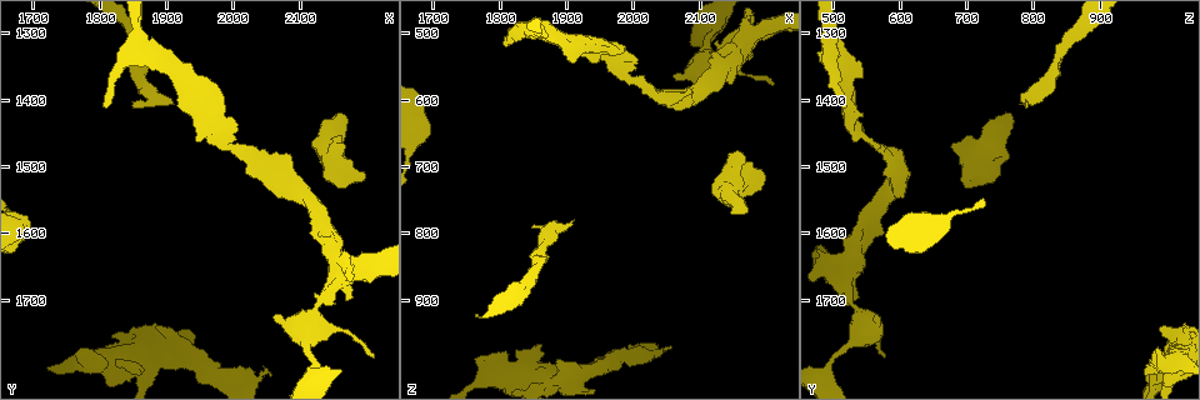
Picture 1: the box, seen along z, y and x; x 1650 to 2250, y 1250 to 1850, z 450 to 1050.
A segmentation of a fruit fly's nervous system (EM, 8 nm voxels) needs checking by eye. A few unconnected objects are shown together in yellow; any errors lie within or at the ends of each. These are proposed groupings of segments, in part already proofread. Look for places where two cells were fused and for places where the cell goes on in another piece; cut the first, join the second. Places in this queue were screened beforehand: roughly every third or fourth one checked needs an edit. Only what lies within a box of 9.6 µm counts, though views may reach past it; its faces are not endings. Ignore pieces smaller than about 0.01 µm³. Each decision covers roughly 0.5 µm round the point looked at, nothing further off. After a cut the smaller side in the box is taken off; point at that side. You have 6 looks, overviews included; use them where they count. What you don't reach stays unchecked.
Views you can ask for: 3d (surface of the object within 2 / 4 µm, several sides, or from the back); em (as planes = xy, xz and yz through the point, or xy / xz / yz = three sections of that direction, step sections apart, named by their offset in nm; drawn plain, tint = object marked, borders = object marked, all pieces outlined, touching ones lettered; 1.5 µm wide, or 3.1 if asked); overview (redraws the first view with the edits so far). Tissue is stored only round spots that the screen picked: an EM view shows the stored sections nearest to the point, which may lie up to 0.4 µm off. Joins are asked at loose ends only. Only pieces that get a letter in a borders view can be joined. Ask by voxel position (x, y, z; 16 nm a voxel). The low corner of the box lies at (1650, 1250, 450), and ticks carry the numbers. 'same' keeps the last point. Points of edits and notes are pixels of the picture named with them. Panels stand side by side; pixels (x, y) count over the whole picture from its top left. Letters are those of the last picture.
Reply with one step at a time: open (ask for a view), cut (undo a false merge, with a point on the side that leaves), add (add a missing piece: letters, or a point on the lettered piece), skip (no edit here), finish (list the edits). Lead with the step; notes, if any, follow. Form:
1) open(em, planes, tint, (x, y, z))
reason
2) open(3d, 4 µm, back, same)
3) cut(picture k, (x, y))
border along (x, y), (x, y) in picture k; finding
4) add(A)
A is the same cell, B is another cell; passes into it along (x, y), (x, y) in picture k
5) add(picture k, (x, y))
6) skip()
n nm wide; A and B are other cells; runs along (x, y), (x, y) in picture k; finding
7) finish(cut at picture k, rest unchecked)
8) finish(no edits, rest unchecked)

open(em, planes, borders, (1805, 1405, 515))
free end

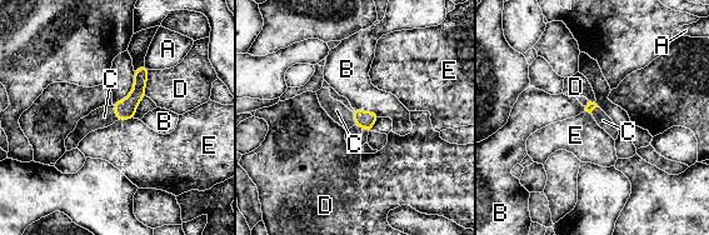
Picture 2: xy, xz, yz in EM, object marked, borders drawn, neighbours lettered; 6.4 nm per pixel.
add(C)
B touches over 180 nm; C is the same cell, A, B, D and E are other cells; it goes on there

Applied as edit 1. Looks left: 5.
open(overview)

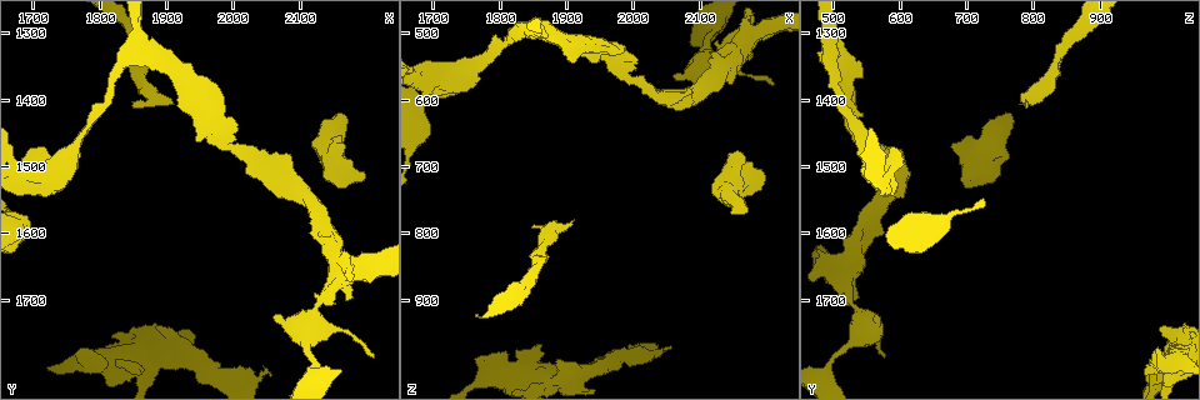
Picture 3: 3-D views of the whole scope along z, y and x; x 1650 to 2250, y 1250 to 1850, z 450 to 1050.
open(3d, 4 µm, (2025, 1495, 590))
calibre changes

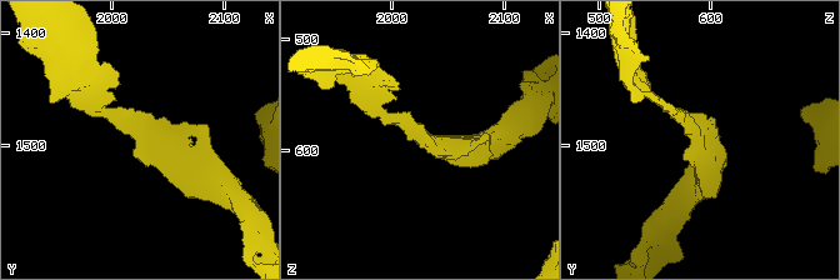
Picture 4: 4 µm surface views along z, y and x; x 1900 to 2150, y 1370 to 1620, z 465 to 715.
open(em, planes, borders, (2024, 1490, 590))
arms of 180, 440 nm; shape alone is not enough

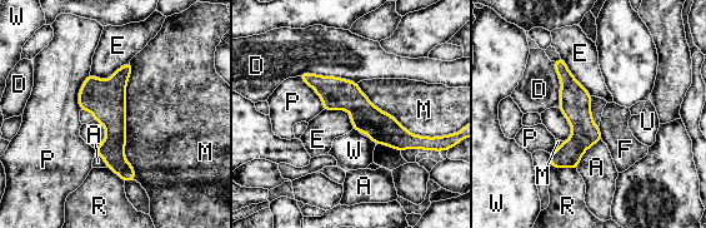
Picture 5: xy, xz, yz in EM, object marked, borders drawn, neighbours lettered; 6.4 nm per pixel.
skip()
200 nm wide; A, D, E, F, M, P, R, U and W are other cells; border along (599, 125), (602, 139) in picture 5; all the same cell

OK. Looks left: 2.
open(em, xy, step 4, borders, (2150, 1425, 770))
an open end

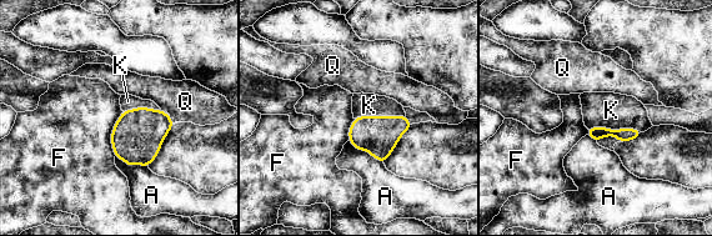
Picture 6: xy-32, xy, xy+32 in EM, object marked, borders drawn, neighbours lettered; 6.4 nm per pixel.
add(K)
K is the same cell, A, F and Q are other cells; passes into it along (623, 135), (615, 130), (611, 110) in picture 6; the cell continues

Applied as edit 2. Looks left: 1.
finish(add at picture 2, add at picture 6, rest unchecked)

